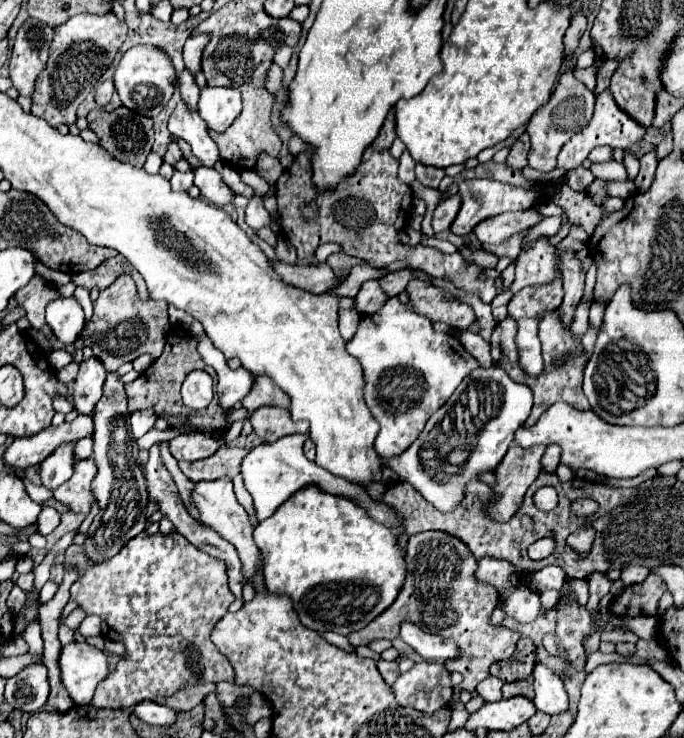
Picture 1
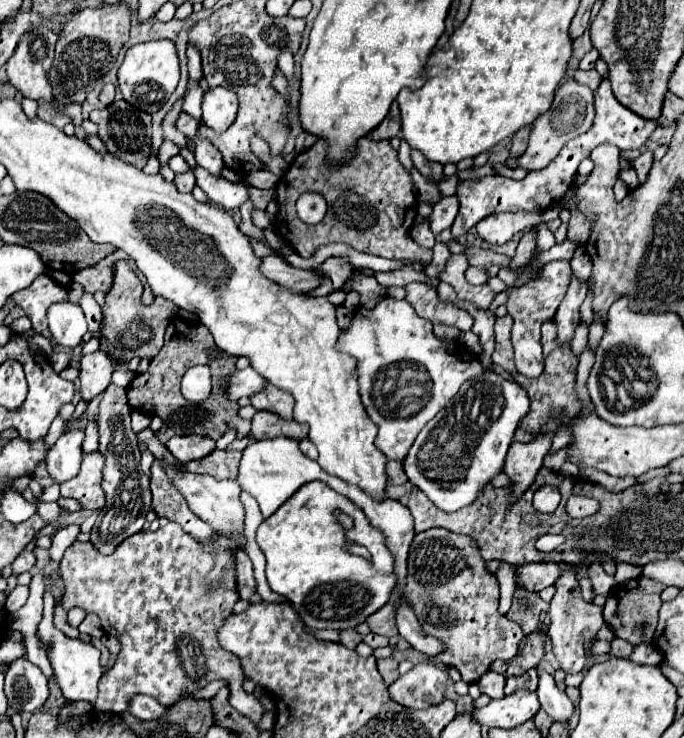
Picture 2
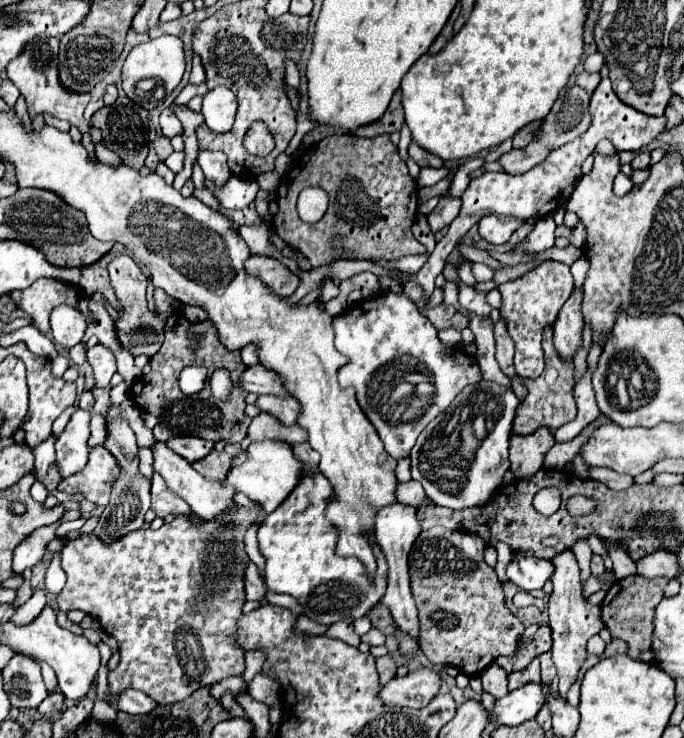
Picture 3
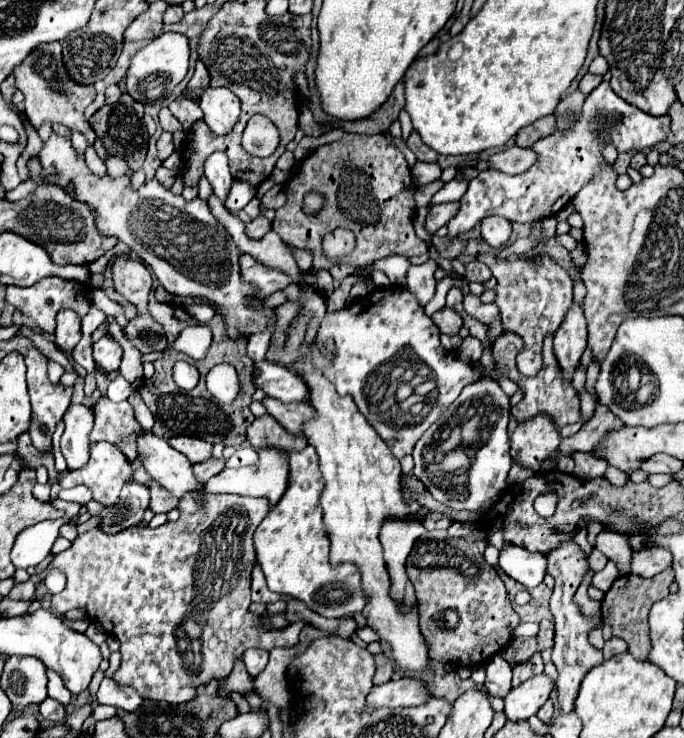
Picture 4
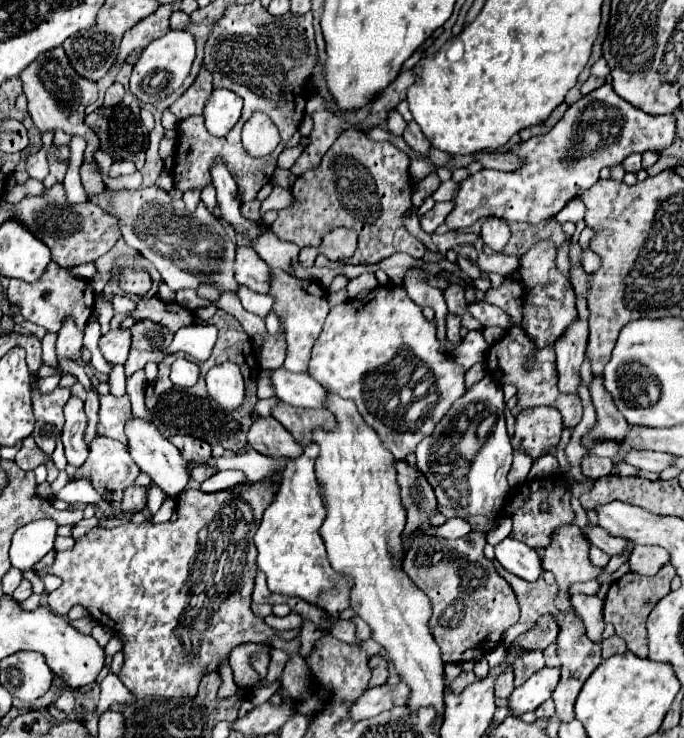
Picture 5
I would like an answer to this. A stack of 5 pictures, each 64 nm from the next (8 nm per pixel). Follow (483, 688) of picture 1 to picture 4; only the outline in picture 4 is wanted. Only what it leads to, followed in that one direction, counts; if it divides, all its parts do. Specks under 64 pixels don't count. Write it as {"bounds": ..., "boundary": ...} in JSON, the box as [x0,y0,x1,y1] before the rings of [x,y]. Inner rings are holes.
{"bounds":[484,654,512,698],"boundary":[[[496,654],[488,664],[486,664],[486,680],[484,688],[488,694],[504,698],[510,692],[510,680],[512,680],[512,668],[506,664],[506,660]]]}

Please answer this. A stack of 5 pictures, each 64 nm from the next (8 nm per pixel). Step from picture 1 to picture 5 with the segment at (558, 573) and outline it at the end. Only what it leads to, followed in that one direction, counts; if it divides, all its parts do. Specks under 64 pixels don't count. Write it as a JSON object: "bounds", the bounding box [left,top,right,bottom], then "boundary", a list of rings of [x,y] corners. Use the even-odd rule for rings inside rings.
{"bounds":[496,538,542,582],"boundary":[[[506,538],[496,546],[496,560],[508,572],[516,574],[526,582],[536,582],[542,574],[542,560],[538,552],[512,538]]]}

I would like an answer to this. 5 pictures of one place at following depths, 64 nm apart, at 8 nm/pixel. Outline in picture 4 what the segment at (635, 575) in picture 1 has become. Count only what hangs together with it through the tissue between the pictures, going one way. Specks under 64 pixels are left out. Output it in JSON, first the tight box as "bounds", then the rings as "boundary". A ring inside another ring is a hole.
{"bounds":[596,532,632,574],"boundary":[[[600,532],[596,538],[596,548],[606,554],[616,566],[620,574],[630,572],[630,560],[632,560],[632,550],[628,548],[628,538],[624,534],[616,532]]]}

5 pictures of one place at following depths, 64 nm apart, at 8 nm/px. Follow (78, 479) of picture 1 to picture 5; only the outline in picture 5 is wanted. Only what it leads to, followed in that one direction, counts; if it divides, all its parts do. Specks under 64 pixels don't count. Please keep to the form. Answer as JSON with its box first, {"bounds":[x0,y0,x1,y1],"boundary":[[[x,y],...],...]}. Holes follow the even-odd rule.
{"bounds":[74,436,140,502],"boundary":[[[98,436],[90,442],[90,456],[74,478],[88,478],[106,502],[120,502],[124,488],[132,486],[140,468],[128,456],[128,448],[116,440]]]}

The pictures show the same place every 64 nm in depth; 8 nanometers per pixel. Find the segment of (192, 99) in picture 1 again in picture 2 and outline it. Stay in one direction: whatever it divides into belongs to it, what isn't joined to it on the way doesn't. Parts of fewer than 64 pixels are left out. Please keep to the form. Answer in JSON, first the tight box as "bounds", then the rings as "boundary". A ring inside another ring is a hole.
{"bounds":[182,79,204,119],"boundary":[[[189,79],[184,93],[182,110],[194,118],[200,119],[202,116],[201,104],[203,95],[204,92],[200,88],[199,83]]]}

